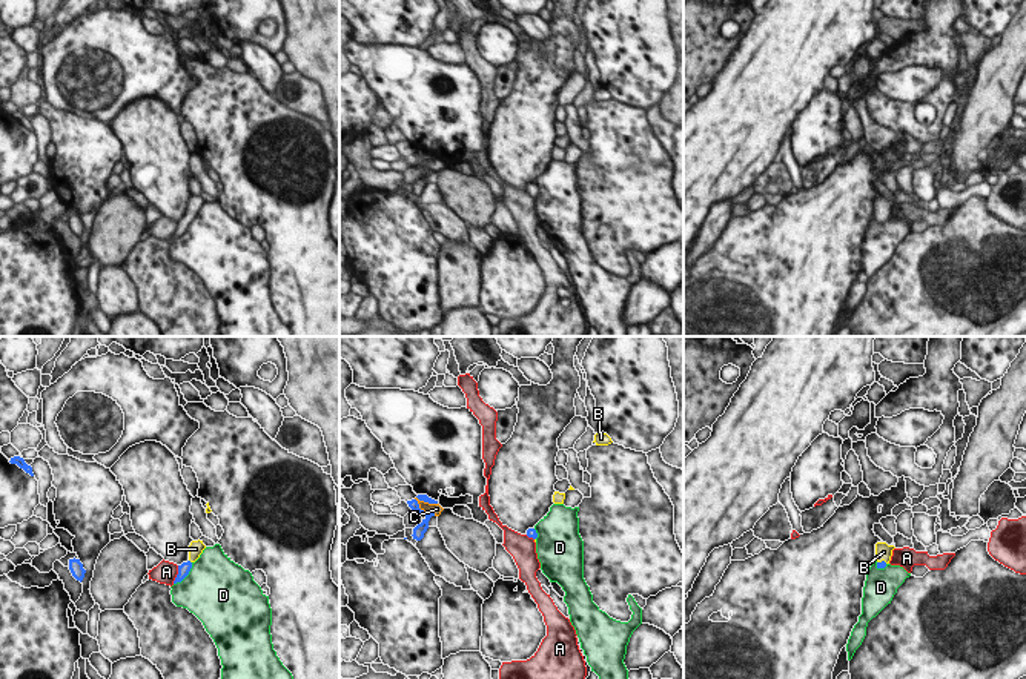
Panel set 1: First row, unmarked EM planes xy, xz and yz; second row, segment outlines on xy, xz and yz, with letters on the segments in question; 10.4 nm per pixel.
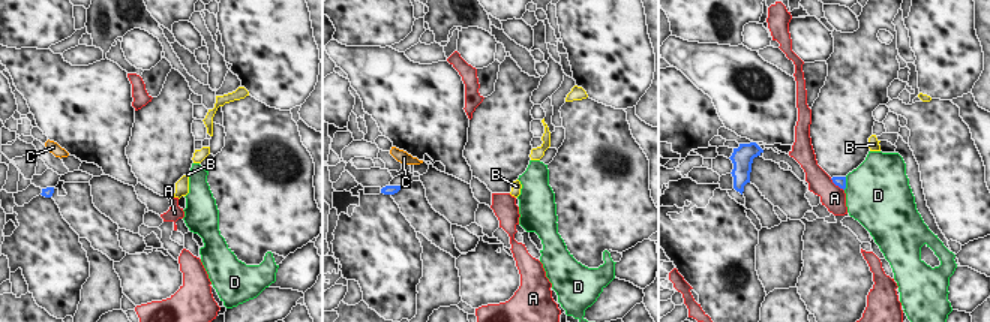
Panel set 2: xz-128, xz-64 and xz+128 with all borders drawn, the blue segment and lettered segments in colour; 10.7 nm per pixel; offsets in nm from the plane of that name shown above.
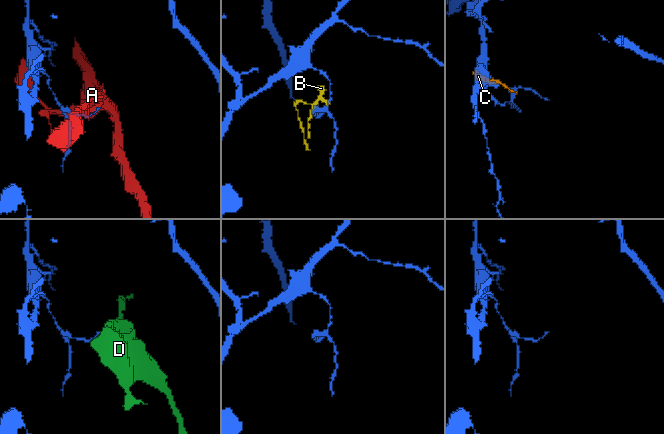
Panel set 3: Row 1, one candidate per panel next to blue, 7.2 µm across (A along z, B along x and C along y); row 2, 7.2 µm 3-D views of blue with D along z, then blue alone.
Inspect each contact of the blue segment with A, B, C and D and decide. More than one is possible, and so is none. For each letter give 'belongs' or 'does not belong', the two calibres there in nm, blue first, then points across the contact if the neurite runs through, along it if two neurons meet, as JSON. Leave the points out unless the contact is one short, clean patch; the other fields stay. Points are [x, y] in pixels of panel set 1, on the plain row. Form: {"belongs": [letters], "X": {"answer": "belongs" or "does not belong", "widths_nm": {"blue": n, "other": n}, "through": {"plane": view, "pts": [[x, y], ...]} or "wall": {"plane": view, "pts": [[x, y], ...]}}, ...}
{"belongs": ["B"], "A": {"answer": "does not belong", "widths_nm": {"blue": 130, "other": 240}}, "B": {"answer": "belongs", "widths_nm": {"blue": 70, "other": 190}, "through": {"plane": "yz", "pts": [[882, 220], [882, 217], [883, 208]]}}, "C": {"answer": "does not belong", "widths_nm": {"blue": 130, "other": 120}, "wall": {"plane": "xz", "pts": [[415, 154], [421, 165], [430, 166], [435, 171]]}}, "D": {"answer": "does not belong", "widths_nm": {"blue": 130, "other": 500}}}

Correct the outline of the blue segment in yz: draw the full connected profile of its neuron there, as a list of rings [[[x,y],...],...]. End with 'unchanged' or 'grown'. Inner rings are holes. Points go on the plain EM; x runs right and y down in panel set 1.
[[[886,198],[875,200],[877,224],[885,224],[889,220],[894,204],[894,201],[888,201]]]; grown

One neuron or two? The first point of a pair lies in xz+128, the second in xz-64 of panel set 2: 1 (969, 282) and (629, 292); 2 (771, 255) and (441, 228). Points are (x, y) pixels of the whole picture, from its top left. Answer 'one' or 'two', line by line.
1: one
2: two

